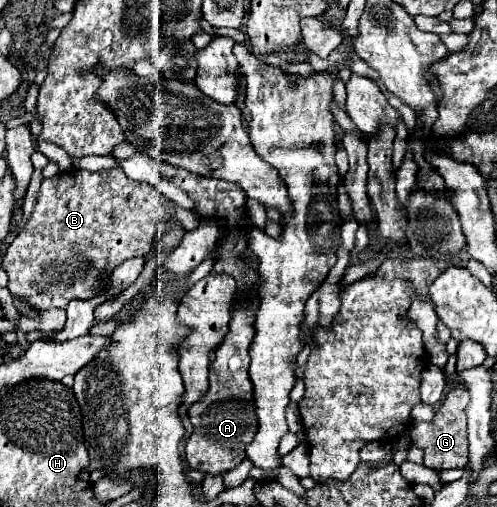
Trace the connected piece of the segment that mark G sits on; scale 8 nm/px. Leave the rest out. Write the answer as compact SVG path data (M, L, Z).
M463 385L451 389L443 403L437 407L435 417L439 417L435 423L415 423L409 431L411 441L415 445L421 445L425 449L425 465L435 469L435 471L443 471L443 469L463 469L467 463L467 415L465 415L465 407L469 403L469 393Z

